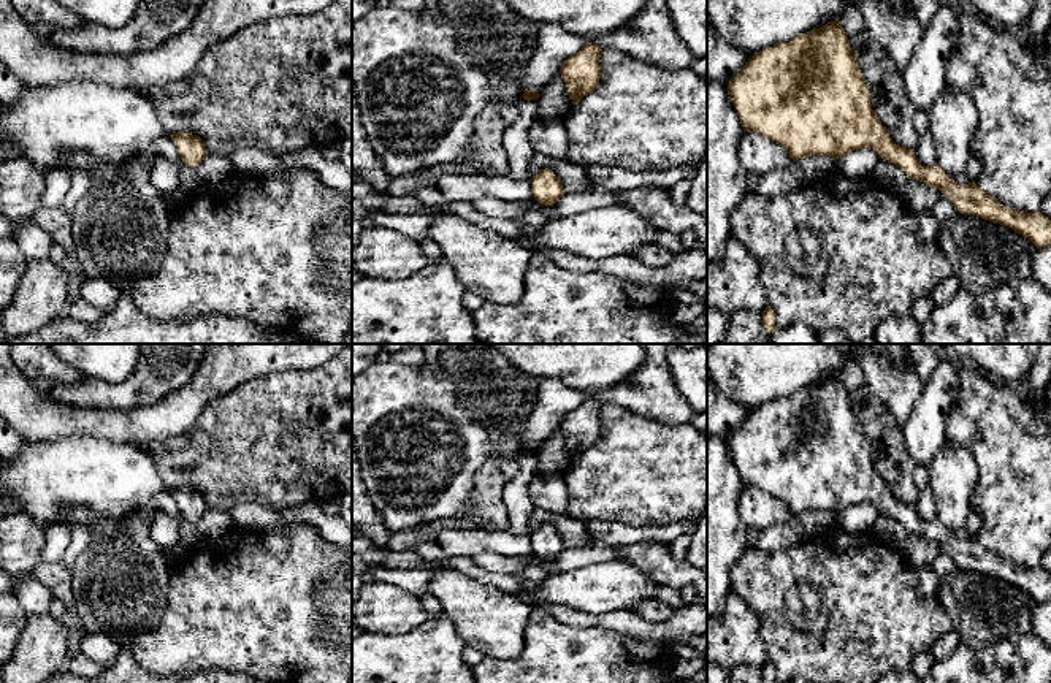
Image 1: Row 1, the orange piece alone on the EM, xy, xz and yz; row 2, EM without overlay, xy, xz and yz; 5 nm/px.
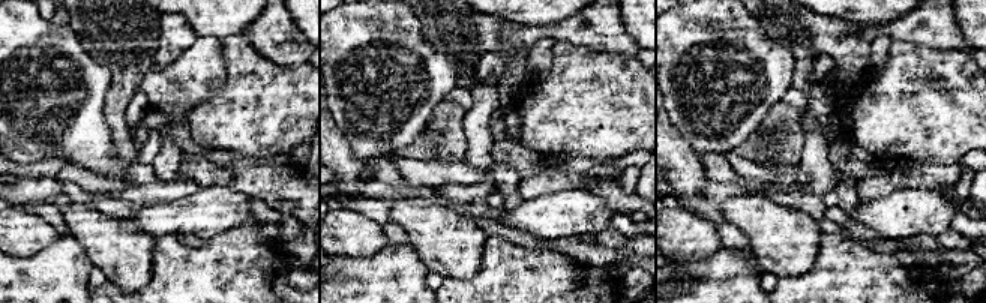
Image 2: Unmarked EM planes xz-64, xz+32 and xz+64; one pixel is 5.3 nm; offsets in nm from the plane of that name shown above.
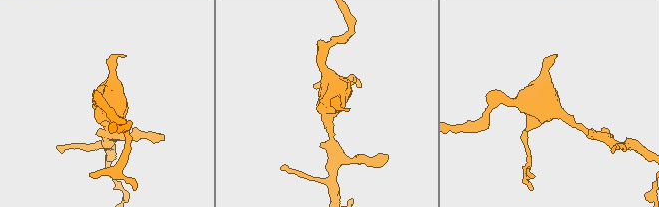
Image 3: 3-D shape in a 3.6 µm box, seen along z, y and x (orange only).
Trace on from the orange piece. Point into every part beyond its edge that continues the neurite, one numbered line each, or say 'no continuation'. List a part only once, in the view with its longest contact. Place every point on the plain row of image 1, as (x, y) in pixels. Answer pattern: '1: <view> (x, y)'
no continuation

